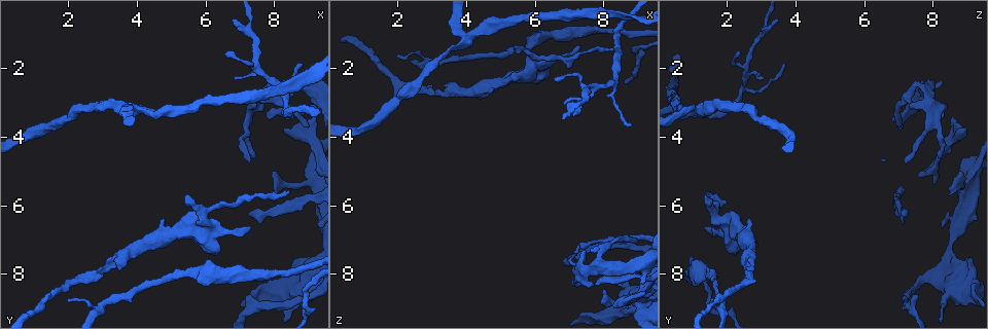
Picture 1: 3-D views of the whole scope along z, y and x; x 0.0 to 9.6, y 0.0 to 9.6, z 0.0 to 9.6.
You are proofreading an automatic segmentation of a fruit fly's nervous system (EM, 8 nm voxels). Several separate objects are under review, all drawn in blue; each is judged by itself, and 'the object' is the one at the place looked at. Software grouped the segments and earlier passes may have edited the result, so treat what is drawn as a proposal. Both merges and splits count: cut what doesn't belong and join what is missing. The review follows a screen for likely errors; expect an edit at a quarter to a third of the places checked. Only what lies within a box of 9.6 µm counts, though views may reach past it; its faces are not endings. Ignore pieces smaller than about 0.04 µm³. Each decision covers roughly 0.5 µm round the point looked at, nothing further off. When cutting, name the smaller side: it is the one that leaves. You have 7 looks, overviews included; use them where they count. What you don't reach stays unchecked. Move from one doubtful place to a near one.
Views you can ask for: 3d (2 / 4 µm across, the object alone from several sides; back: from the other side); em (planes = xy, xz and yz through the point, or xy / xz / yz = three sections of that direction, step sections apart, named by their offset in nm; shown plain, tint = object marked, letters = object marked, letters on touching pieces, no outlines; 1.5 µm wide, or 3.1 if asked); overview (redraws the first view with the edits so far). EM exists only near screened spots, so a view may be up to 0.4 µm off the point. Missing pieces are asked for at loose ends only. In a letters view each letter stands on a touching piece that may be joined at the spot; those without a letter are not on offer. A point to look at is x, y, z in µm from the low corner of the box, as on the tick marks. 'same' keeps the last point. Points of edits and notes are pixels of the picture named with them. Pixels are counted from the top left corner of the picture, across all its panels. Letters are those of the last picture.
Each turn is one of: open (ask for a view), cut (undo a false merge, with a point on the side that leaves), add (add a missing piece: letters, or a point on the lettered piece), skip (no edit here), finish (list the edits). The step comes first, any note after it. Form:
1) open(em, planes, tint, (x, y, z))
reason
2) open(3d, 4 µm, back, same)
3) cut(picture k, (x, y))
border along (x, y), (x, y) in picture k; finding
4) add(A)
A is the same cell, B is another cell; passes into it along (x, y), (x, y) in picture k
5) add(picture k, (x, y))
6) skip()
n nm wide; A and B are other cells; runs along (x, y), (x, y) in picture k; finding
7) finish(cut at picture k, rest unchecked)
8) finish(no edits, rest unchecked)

open(em, planes, plain, (7.30, 8.65, 7.40))
branch stops here

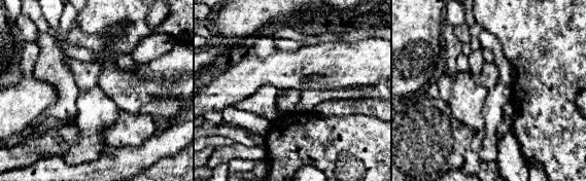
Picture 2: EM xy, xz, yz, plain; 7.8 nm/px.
open(em, planes, letters, same)
what lies round it

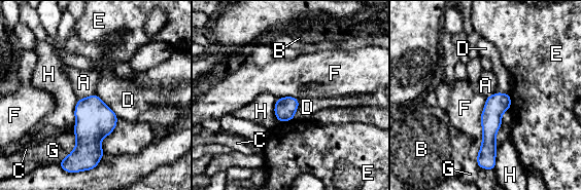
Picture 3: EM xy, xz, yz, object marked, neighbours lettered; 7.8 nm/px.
skip()
A, B, C, D, E, F, G and H are other cells; border along (486, 98), (480, 118), (481, 138) in picture 3; no lettered piece goes on from it

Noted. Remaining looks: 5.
open(em, planes, tint, (7.60, 3.20, 8.35))
free end

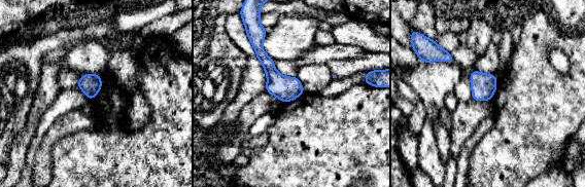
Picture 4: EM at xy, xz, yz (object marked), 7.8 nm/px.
open(em, planes, letters, same)
what lies round it

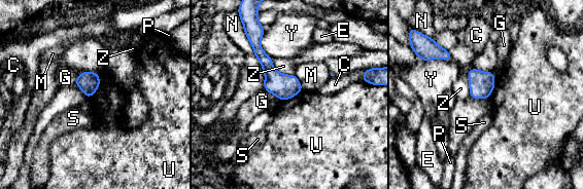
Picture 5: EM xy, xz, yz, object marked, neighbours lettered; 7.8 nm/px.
skip()
Y touches over 240 nm; C, E, G, M, N, P, S, U, Y and Z are other cells; runs along (255, 42), (268, 68), (299, 88) in picture 5; none of them fits

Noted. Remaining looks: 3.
open(em, xz, step 4, tint, (6.60, 1.50, 2.35))
tapers out

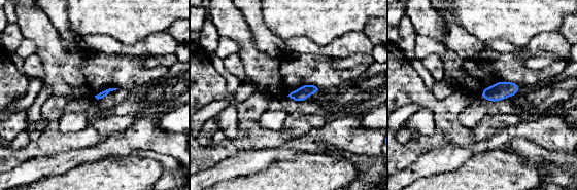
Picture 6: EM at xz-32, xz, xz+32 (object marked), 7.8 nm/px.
open(em, planes, tint, same)
cut it another way

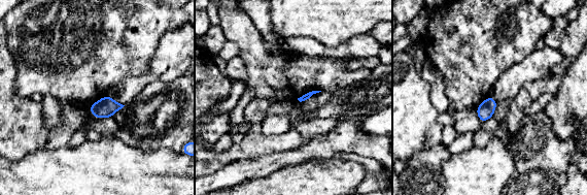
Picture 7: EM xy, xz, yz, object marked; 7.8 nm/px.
open(em, planes, letters, same)
what lies round it

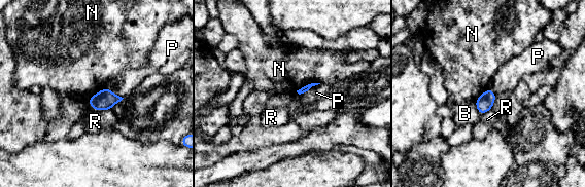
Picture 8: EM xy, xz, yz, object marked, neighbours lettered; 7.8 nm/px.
skip()
B, N, P and R are other cells; border along (320, 83), (308, 83), (296, 90) in picture 8; none of them fits

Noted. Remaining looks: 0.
finish(no edits, rest unchecked)

